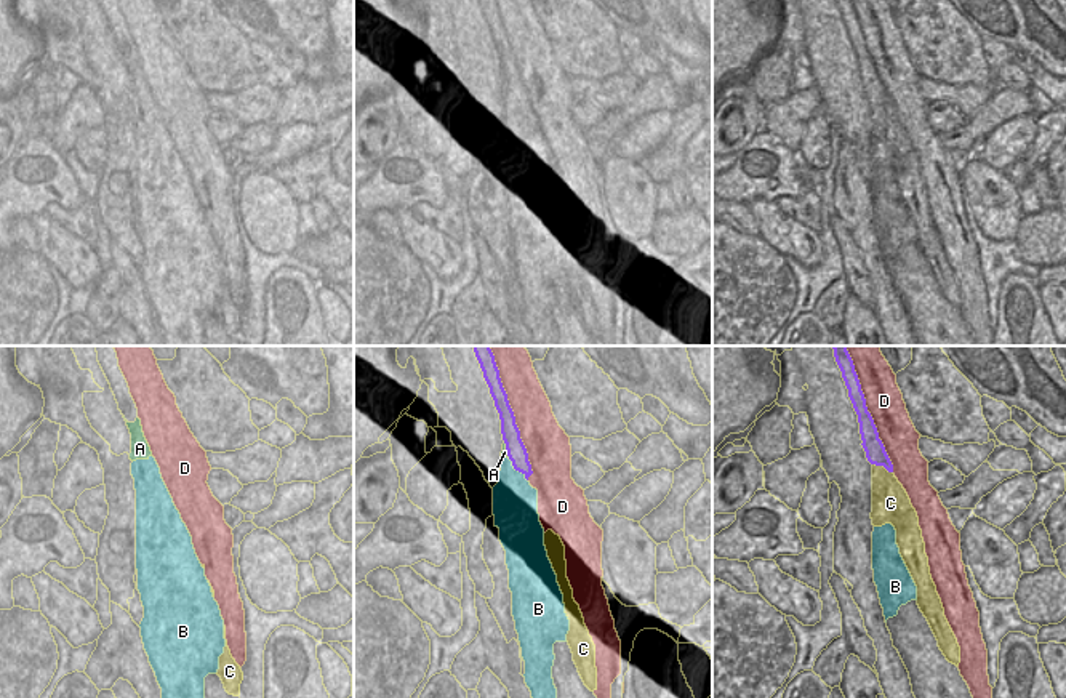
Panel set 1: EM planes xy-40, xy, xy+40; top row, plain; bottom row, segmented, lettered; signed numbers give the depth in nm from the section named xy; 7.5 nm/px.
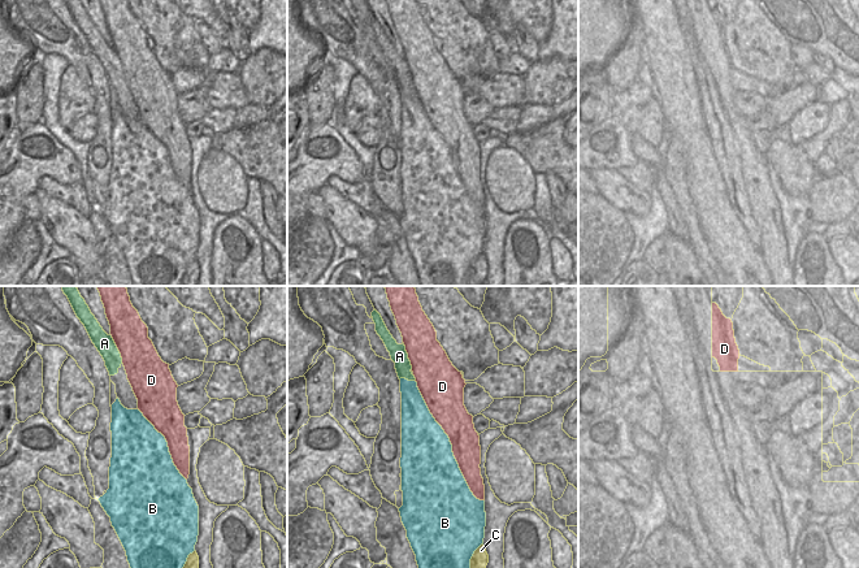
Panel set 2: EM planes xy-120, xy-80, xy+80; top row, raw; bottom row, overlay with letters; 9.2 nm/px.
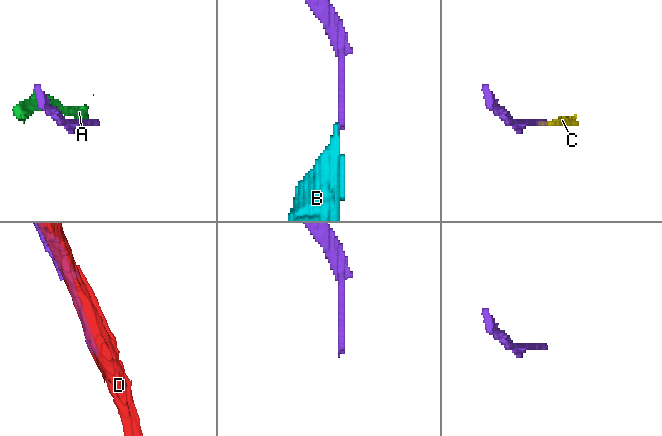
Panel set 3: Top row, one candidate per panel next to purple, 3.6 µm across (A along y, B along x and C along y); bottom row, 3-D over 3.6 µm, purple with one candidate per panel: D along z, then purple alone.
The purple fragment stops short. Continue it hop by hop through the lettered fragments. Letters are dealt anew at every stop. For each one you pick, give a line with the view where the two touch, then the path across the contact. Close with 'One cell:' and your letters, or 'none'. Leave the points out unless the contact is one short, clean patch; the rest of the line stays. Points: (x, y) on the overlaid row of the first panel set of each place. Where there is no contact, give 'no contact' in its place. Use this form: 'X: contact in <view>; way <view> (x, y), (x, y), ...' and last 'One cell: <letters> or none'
C: contact in xy+40
One cell: C

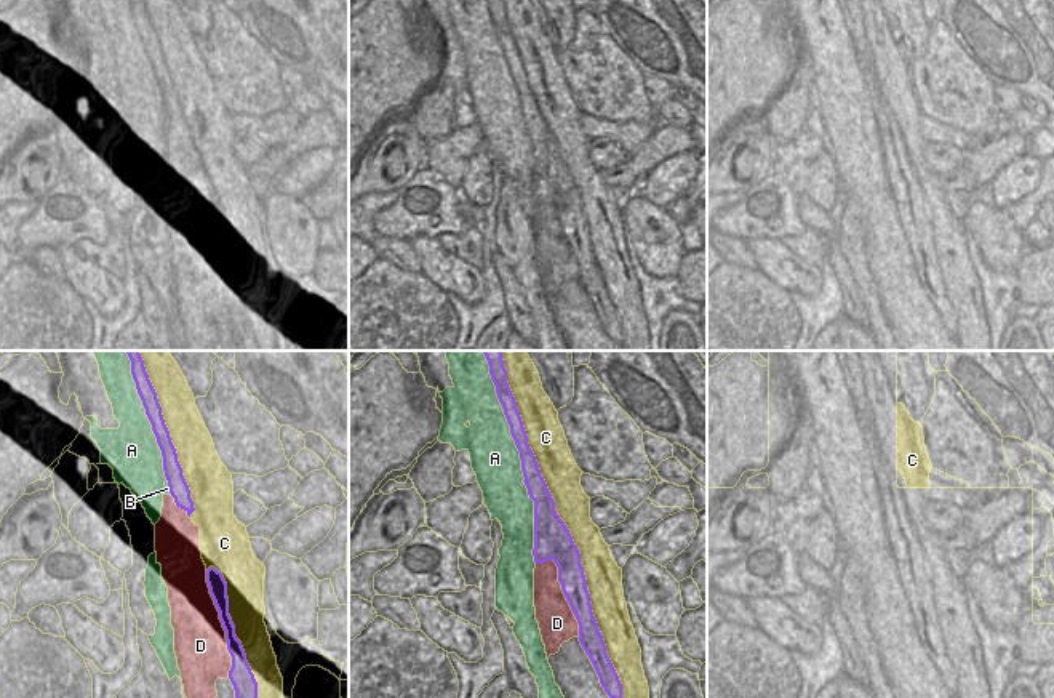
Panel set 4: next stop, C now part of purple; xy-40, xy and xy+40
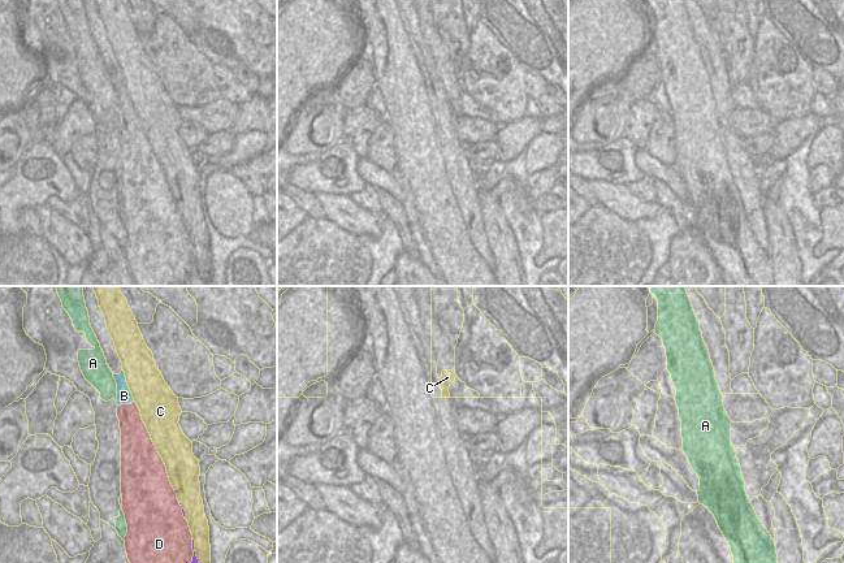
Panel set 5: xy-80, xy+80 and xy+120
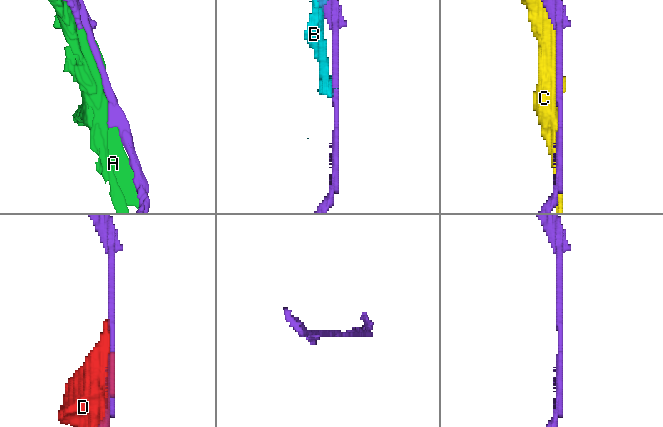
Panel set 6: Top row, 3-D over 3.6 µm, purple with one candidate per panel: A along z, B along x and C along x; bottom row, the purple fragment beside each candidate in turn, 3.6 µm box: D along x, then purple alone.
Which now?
One cell: none

